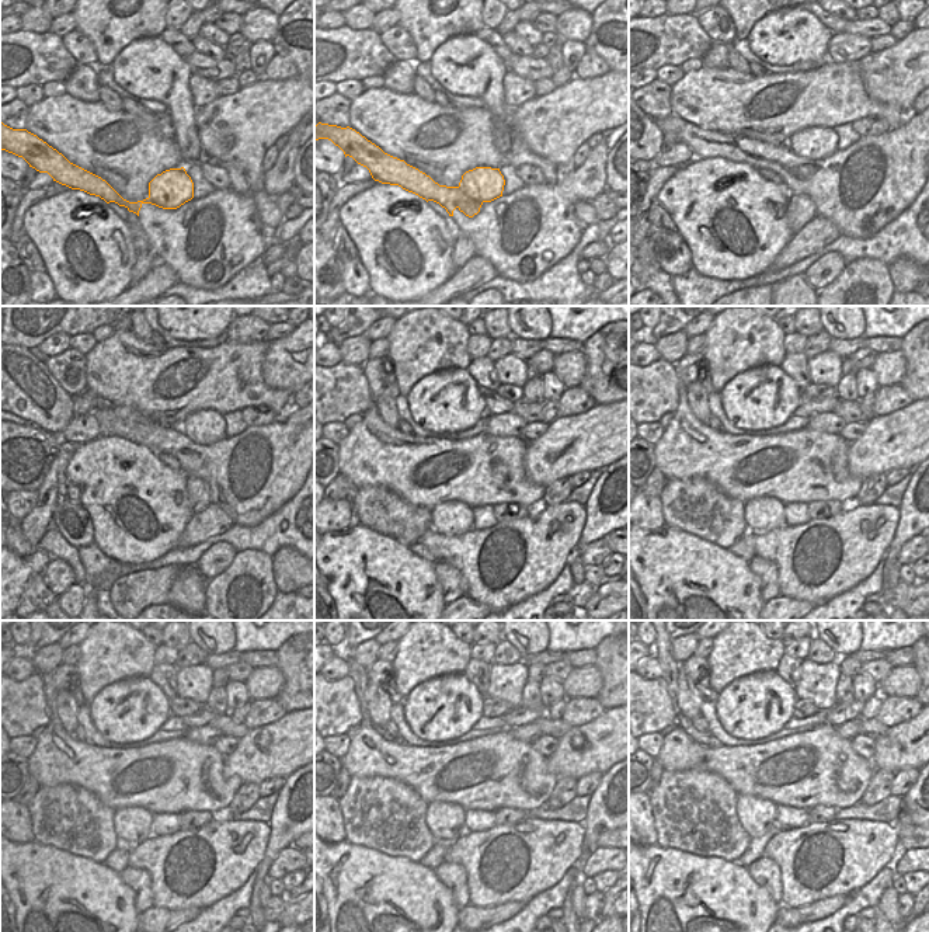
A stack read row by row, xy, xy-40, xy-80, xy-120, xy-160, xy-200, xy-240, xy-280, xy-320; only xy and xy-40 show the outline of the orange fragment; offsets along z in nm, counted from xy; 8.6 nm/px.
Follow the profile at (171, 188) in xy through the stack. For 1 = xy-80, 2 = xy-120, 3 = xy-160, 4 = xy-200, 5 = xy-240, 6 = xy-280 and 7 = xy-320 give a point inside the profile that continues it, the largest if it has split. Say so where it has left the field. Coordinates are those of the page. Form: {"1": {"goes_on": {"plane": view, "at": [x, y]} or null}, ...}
{"1": {"goes_on": {"plane": "xy-80", "at": [766, 200]}}, "2": {"goes_on": {"plane": "xy-120", "at": [135, 518]}}, "3": {"goes_on": {"plane": "xy-160", "at": [452, 517]}}, "4": {"goes_on": {"plane": "xy-200", "at": [765, 514]}}, "5": {"goes_on": {"plane": "xy-240", "at": [132, 824]}}, "6": {"goes_on": {"plane": "xy-280", "at": [445, 821]}}, "7": {"goes_on": {"plane": "xy-320", "at": [758, 816]}}}

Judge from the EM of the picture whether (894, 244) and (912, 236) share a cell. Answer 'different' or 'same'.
same

